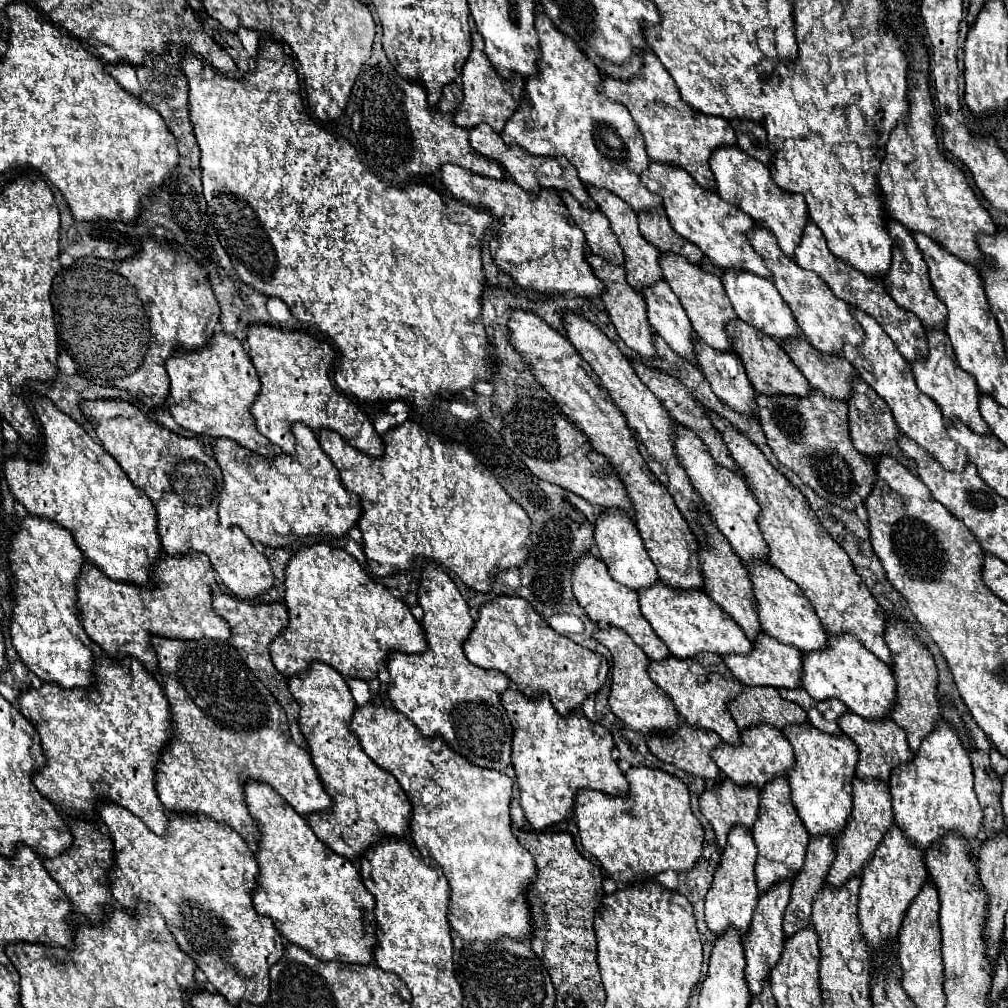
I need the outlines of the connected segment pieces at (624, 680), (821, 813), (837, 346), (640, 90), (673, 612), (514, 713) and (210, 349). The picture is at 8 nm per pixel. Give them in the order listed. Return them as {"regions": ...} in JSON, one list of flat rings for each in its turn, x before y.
{"regions":[[[608,627,608,629,598,629,592,633,592,637,602,643,610,653,612,653,612,683,610,683,610,697,608,705,612,713,622,719,628,727,634,731,642,733,662,733,678,727,678,711,672,703,672,699,666,695,664,689,660,689,648,675,648,663,650,659,646,653,626,635,626,631,618,627]],[[810,723,788,725,782,733,794,747,794,767,788,771,788,781,798,817,804,821,804,827,812,837,824,833,836,837,844,829,852,811,852,777,858,763,858,749,854,741,844,733,826,735]],[[754,225,754,229,748,235,752,247,756,249,756,253,762,255,766,267,772,273,772,281,776,285,776,289,780,291,784,303,790,307,790,311,794,313,796,323,800,325,802,333,806,335,806,339,822,353,832,353,832,355,840,355,842,353,842,345,844,345,844,337,848,337,848,341,852,343,860,343,862,341,862,327,858,325,858,321,854,319,854,315,850,313,848,303,844,303,842,299,838,299,830,287,812,271,804,271,802,267,798,267,790,257,786,257,782,253,782,249,778,249,778,243,774,241,774,235,770,233,770,229,762,229,762,225]],[[652,51,646,53,646,57,642,57,642,69,630,81,618,81,602,73,602,83,598,85,598,89,608,99,626,105,632,119,640,127,646,153,652,161,680,165,696,179,698,185,702,185,704,189,716,191,716,183,714,183,708,159,714,153,714,149,722,145,736,145,734,129,722,117,704,115,692,109,680,97,674,79,670,77,670,73,664,69,664,65,656,59]],[[658,581,654,587,640,589,638,591,638,603,640,611,646,617,646,621,652,625,656,635,666,643,668,651,678,657,678,659,688,659,694,657,702,651,712,651,718,655,724,653,748,653,750,639,744,635,744,631,724,613,716,603,710,601,710,597,704,595,700,589,672,589]],[[506,689,500,697,514,725,512,765,520,789,520,805,534,829,546,829,564,821,574,811,574,793,582,787,608,795,628,795,628,781,612,759,612,733,588,721,582,711,562,717,546,695,526,697,518,689]],[[214,333,200,351,176,349,176,355,166,361,166,371,170,377,166,407,178,425,212,439,234,439,238,445,262,457,276,455,274,445,258,433,254,417,250,415,250,405,260,391,260,381,248,353,236,337]]]}

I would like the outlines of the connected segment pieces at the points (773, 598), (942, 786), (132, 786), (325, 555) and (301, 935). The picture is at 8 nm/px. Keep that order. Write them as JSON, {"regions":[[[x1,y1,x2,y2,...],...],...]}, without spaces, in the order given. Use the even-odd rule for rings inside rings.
{"regions":[[[754,561,754,563,744,563,748,569,748,577,752,581,752,591,756,597,756,611,758,611,758,621,764,633,770,633,778,641,792,645,800,651,820,651,826,647,826,631,814,613,810,601,806,601,804,593,798,589,798,585,790,579,786,579,776,567,772,567,768,561]],[[938,719,934,731,924,737,920,747,914,751,912,761,894,767,888,785,896,825,902,827,916,847,926,851,934,839,940,839,950,831,958,831,968,839,972,857,976,859,982,845,982,841,976,839,976,833,982,831,982,809,972,789,972,763,968,751,958,739,956,729,946,719]],[[98,655,94,657,94,667,92,667,92,673,94,673,94,685,90,687,76,687,76,689,62,689,58,683,42,683,40,689,26,689,18,695,18,703,20,703,20,711,22,715,34,725,34,729,38,731,40,735,40,743,42,743,42,751,44,751,44,757,46,757,46,763,44,767,34,773,34,787,46,797,50,799,52,803,56,803,58,811,60,813,68,813,68,815,88,815,90,819,98,821,96,817,96,805,102,801,102,799,108,799,108,801,114,801,116,805,122,805,126,807,130,813,134,813,136,817,140,817,150,831,154,831,156,835,162,835,168,827,168,817,164,815,164,807,156,795,156,761,158,761,158,755,160,751,164,749,164,745,170,741,172,737,172,719,170,719,170,705,168,705,168,699,164,697,164,691,160,687,160,683,150,675,146,673,146,669,142,669,142,665,138,665,138,661,134,661,134,657,126,657,126,661,114,661,112,657,106,657,106,655]],[[326,543,302,547,286,565,284,587,284,601,288,607,290,623,284,631,280,631,280,635,276,635,274,643,270,643,272,663,284,677,298,675,308,667,308,663,320,661,328,663,342,675,368,681,376,677,378,667,386,663,386,655,390,651,402,649,404,653,422,653,422,649,426,649,422,625,414,619,410,609,384,585,372,581,368,573,358,565,358,561,340,547,330,547]],[[260,781,244,783,244,801,248,813,260,829,258,849,254,851,258,863,256,889,252,891,254,909,274,921,276,929,290,941,308,949,322,961,344,961,368,965,374,953,376,919,374,919,374,897,362,883,358,869,342,855,330,851,310,829,306,819,298,815,270,785]]]}

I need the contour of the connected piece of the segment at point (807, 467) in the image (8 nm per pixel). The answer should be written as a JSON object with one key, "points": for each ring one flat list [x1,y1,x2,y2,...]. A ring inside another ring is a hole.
{"points":[[812,389,806,397,756,395,756,407,768,445,784,467,792,469,822,499,842,509,852,511,864,503,874,485,876,469,872,459,858,453,852,445,848,405,844,401,830,399]]}

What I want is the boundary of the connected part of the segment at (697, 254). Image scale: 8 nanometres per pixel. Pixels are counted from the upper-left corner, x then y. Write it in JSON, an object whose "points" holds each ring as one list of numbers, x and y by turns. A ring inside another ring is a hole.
{"points":[[656,207,650,211,638,213,638,225,644,239,652,245,656,245,660,251,674,251,678,255,684,255,692,263,700,263,704,253,684,237,680,237,672,227,664,213,664,207]]}

